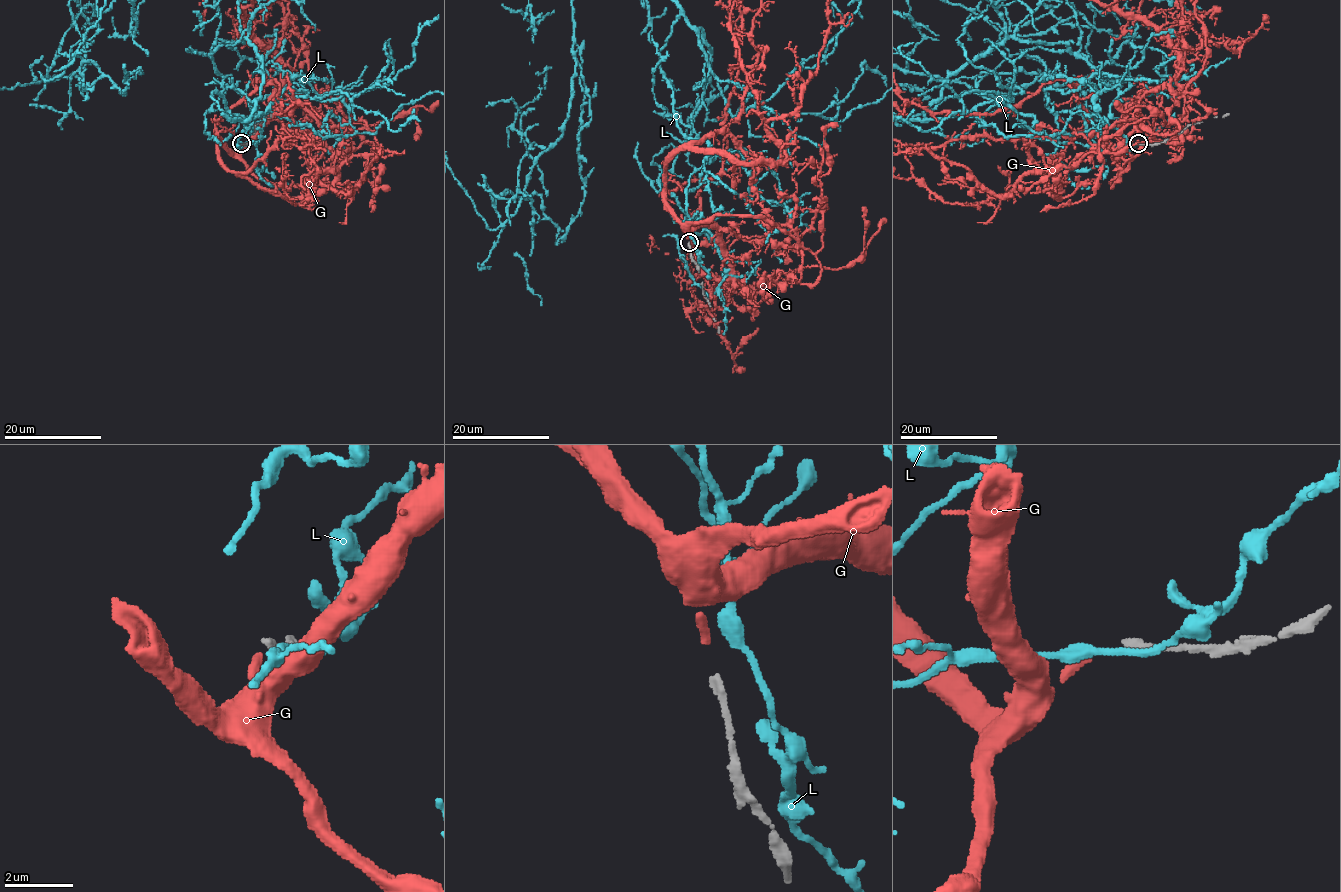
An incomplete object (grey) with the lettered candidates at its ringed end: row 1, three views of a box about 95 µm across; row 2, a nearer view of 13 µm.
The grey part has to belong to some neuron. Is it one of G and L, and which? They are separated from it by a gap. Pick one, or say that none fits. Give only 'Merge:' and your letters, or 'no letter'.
Merge: G

